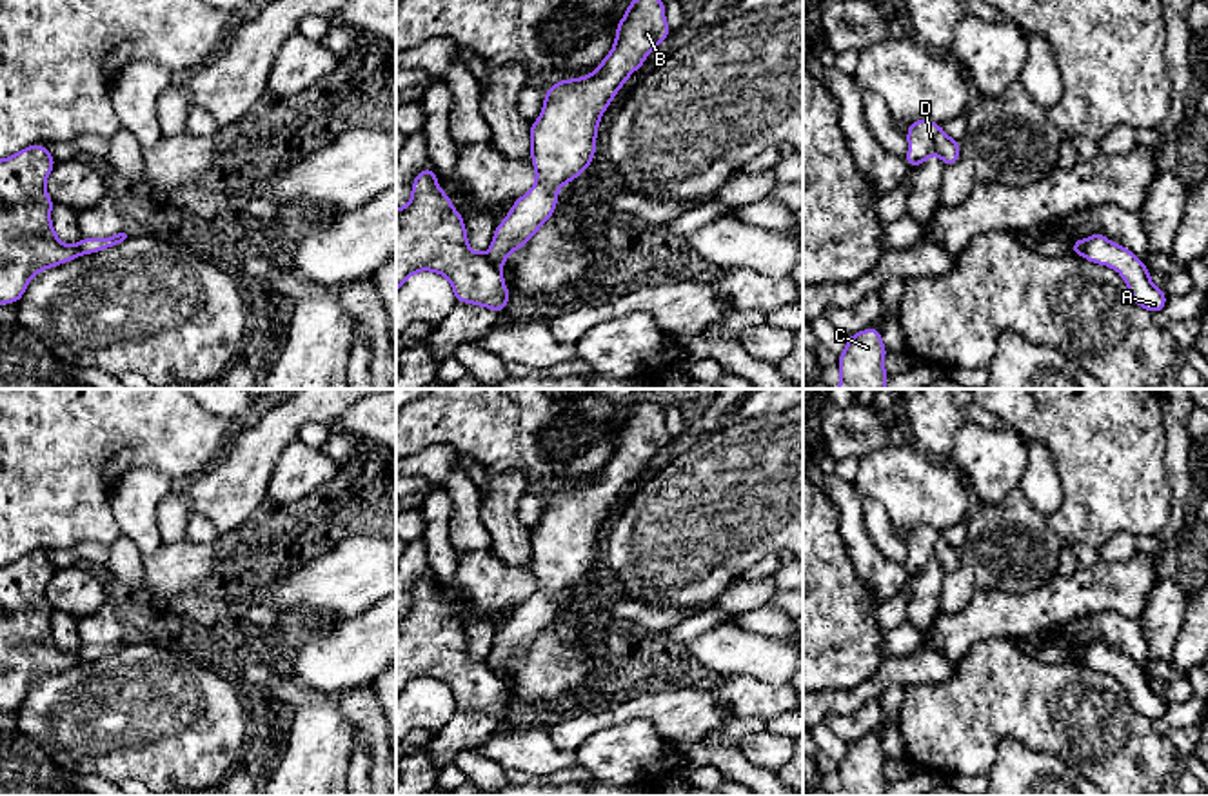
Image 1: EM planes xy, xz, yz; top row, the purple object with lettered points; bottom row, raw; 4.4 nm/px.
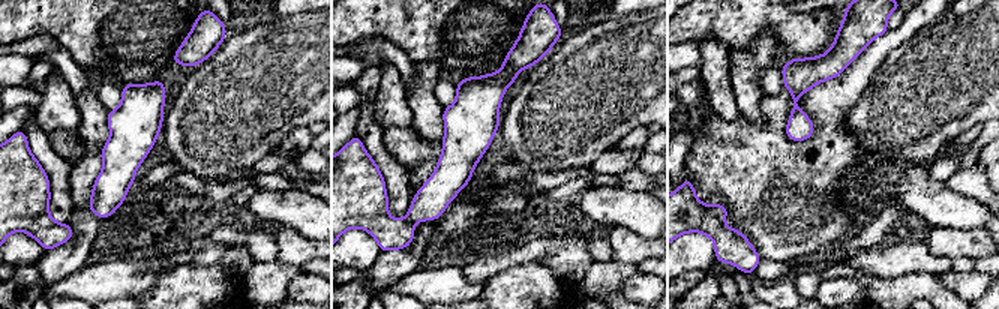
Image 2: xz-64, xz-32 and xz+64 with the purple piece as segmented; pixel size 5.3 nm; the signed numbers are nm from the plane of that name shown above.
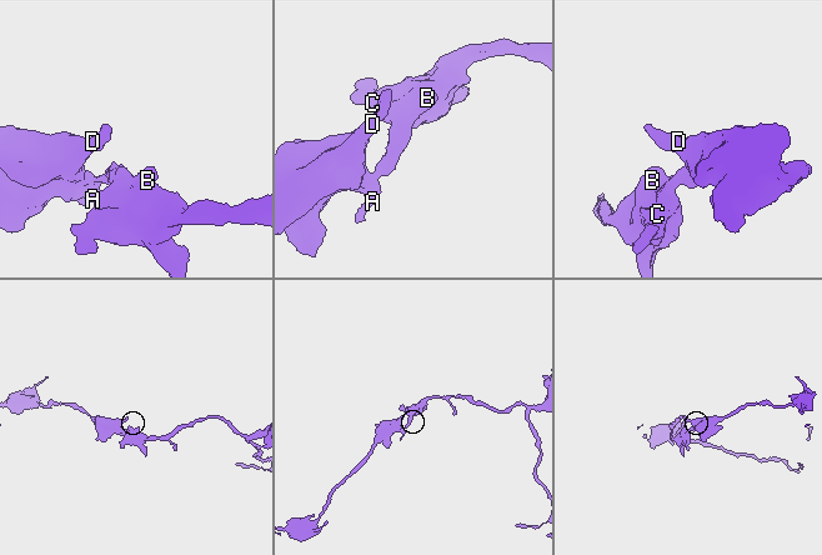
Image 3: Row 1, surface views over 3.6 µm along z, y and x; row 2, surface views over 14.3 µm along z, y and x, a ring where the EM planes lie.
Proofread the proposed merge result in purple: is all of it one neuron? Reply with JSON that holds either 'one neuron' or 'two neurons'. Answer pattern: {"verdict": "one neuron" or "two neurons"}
{"verdict": "two neurons"}

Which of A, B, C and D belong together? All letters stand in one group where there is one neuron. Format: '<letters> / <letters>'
A D / B C

